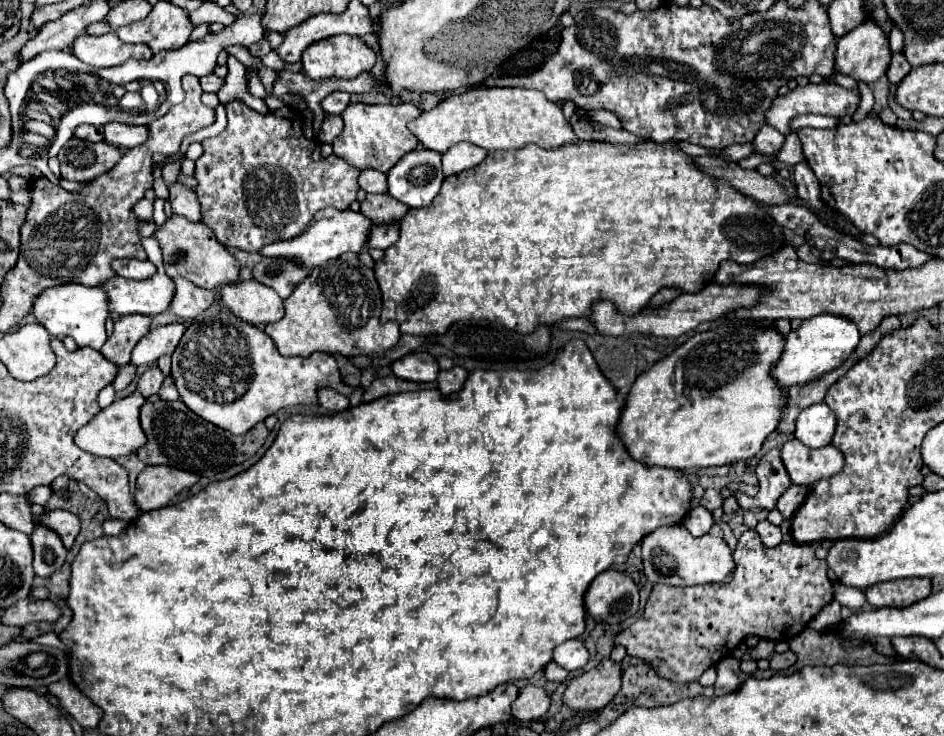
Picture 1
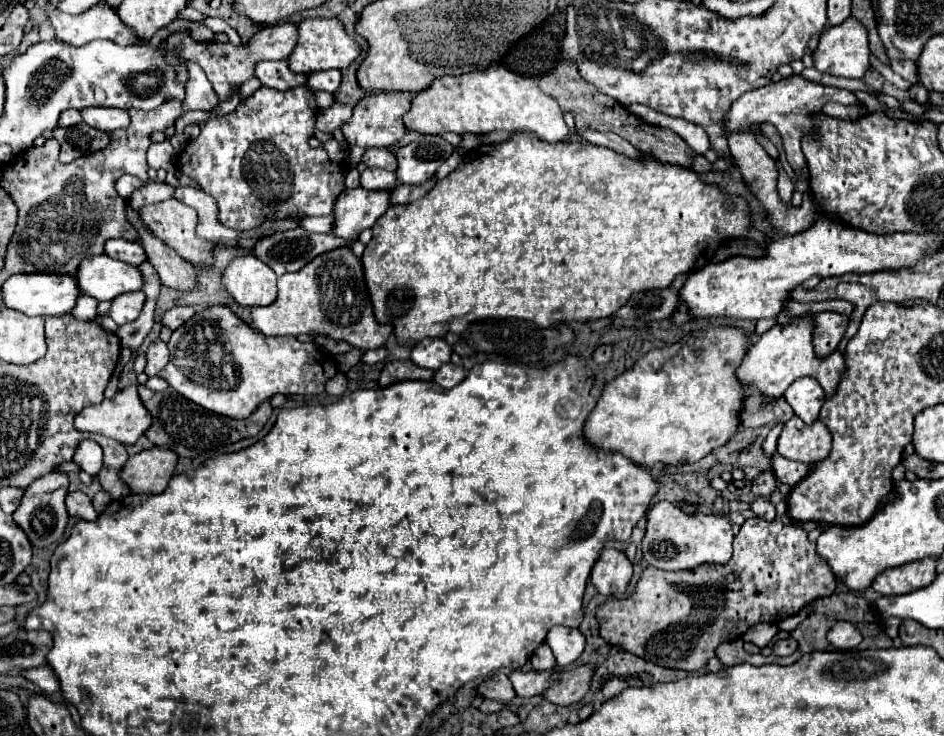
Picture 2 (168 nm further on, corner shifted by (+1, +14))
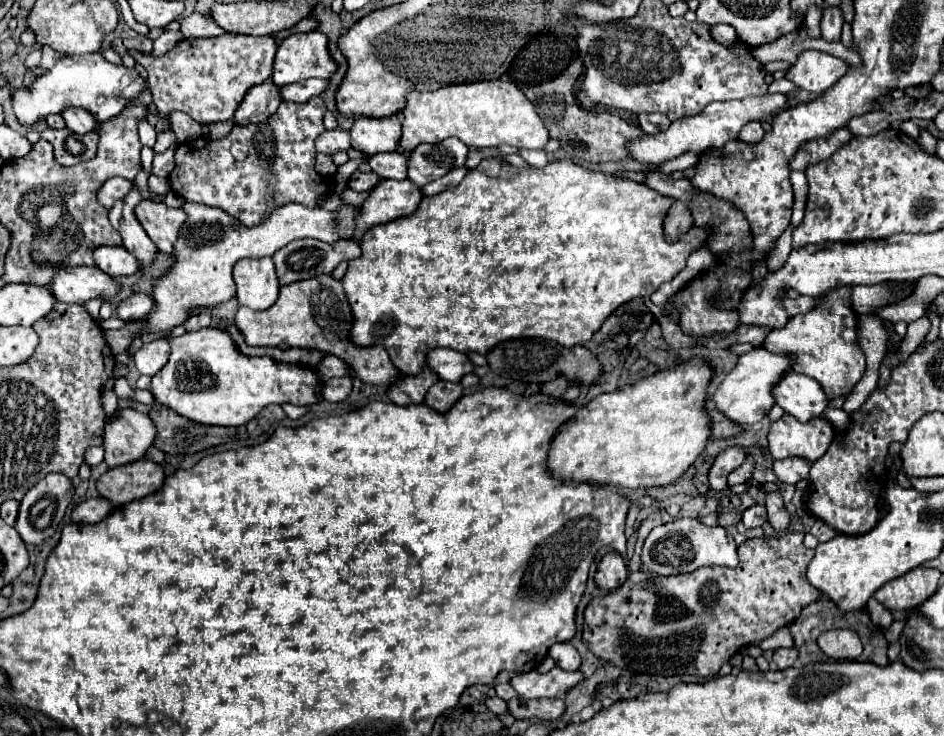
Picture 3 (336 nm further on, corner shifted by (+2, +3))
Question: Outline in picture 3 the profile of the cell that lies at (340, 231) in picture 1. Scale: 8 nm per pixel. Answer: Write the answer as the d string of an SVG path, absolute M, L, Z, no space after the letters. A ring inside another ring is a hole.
M386 179L380 185L376 185L370 197L360 205L356 225L360 231L368 231L374 225L406 217L414 213L414 209L418 209L422 199L424 199L422 189L418 189L418 185L414 185L410 179L402 181Z

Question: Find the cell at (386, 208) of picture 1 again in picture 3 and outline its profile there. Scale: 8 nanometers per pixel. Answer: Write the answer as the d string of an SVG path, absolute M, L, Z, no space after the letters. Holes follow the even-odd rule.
M356 171L350 179L348 179L348 187L354 189L354 191L370 191L374 189L378 183L378 175L376 173L362 173L362 171Z

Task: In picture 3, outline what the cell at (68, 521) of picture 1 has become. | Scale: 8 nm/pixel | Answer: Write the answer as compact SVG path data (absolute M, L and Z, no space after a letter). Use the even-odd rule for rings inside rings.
M104 497L88 499L72 511L72 521L76 521L76 523L100 523L110 511L112 511L112 503L106 501Z

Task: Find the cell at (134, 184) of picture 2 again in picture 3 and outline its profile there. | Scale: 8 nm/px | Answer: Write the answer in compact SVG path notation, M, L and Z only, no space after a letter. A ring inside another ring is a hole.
M112 177L98 189L98 203L102 203L106 209L114 205L114 201L126 197L126 193L132 189L132 181L124 177Z

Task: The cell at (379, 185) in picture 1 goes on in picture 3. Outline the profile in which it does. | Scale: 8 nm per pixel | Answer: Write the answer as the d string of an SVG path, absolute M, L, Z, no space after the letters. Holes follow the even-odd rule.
M392 151L392 153L376 153L374 157L368 159L368 165L378 177L400 181L406 177L406 161L408 161L406 153Z

